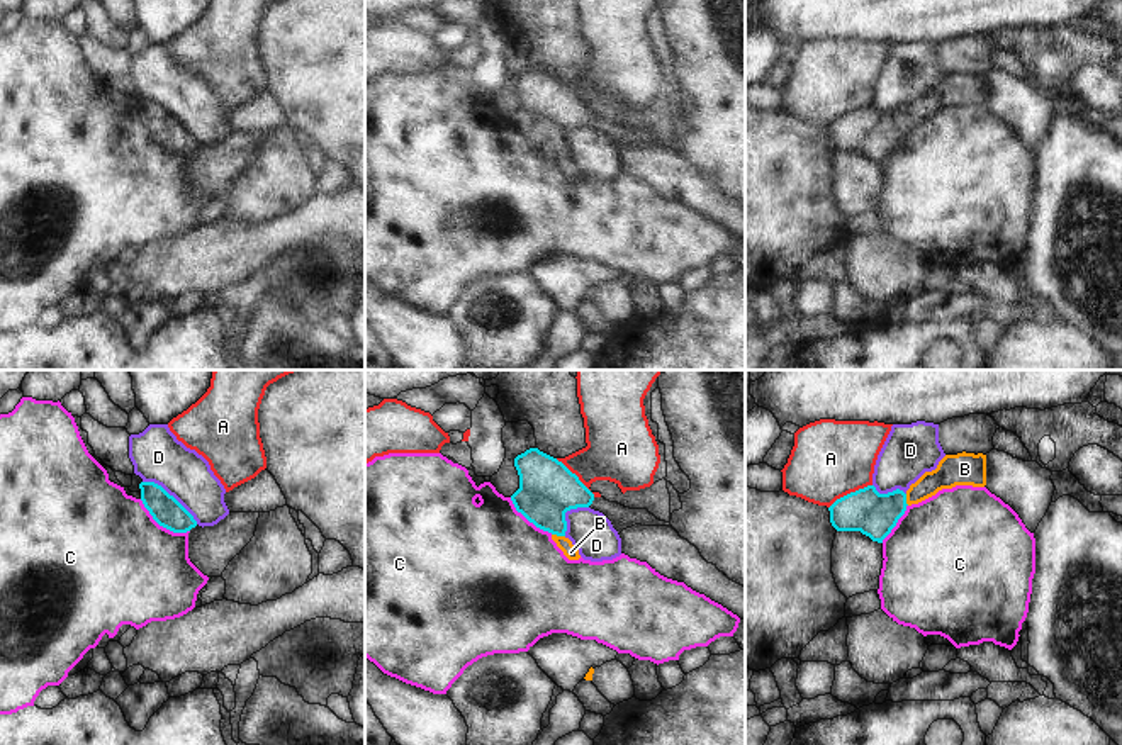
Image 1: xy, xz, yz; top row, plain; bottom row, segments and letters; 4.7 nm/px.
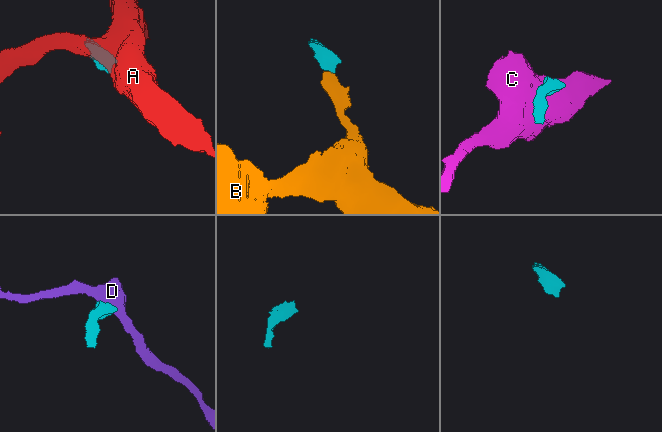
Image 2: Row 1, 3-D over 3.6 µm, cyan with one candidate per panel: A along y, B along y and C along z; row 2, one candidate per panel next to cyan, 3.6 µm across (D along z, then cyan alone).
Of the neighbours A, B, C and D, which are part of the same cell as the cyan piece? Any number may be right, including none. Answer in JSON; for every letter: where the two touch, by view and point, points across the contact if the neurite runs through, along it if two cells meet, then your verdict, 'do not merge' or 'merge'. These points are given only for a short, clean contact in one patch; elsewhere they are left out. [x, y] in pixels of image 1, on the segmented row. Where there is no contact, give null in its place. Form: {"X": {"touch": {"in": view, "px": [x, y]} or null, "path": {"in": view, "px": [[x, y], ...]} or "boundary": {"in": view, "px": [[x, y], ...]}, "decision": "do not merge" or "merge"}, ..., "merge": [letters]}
{"A": {"touch": {"in": "yz", "px": [851, 492]}, "boundary": {"in": "yz", "px": [[871, 484], [841, 496], [829, 508]]}, "decision": "do not merge"}, "B": {"touch": {"in": "xz", "px": [559, 535]}, "path": {"in": "xz", "px": [[547, 489], [547, 513], [559, 535], [571, 552]]}, "decision": "merge"}, "C": {"touch": {"in": "xy", "px": [162, 525]}, "boundary": {"in": "xy", "px": [[140, 499], [160, 525], [173, 532], [189, 532]]}, "decision": "do not merge"}, "D": {"touch": {"in": "xy", "px": [172, 496]}, "boundary": {"in": "xy", "px": [[143, 481], [160, 484], [197, 523]]}, "decision": "do not merge"}, "merge": ["B"]}

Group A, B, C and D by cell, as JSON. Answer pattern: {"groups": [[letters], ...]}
{"groups": [["A"], ["B"], ["C"], ["D"]]}

